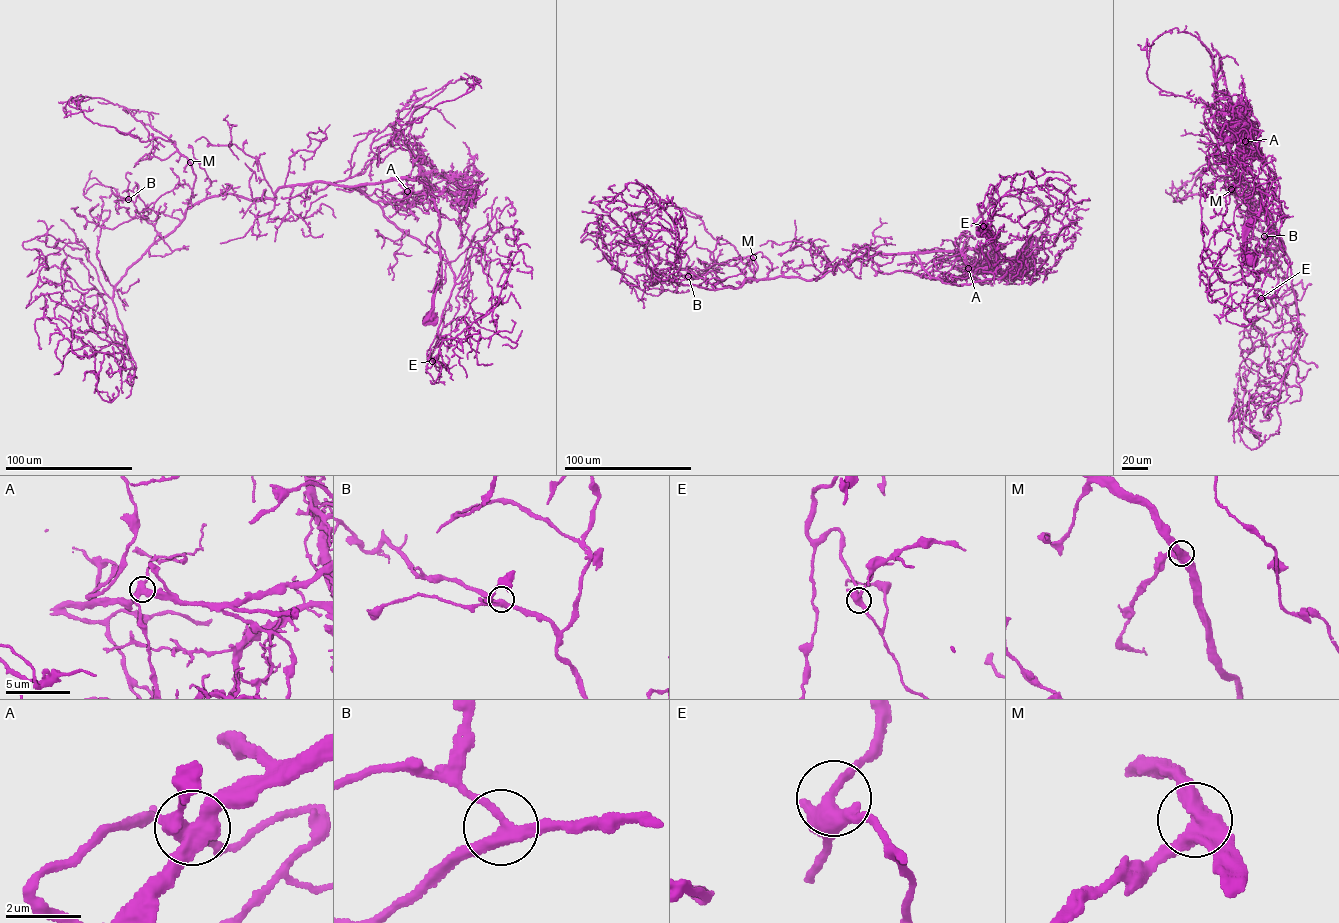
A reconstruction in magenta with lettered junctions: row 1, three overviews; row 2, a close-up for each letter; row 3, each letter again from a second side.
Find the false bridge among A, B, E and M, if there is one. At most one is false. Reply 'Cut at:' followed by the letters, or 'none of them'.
Cut at: none of them

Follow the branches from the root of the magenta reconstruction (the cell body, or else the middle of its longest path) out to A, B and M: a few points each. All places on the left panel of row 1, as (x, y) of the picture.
A: (433, 317), (432, 296), (441, 276), (437, 234), (439, 215), (434, 201), (439, 191), (429, 195), (407, 191)
B: (433, 317), (439, 215), (419, 181), (315, 182), (258, 200), (213, 196), (162, 237), (128, 199)
M: (433, 317), (439, 215), (426, 184), (315, 182), (280, 187), (274, 198), (221, 194), (189, 207), (190, 162)

